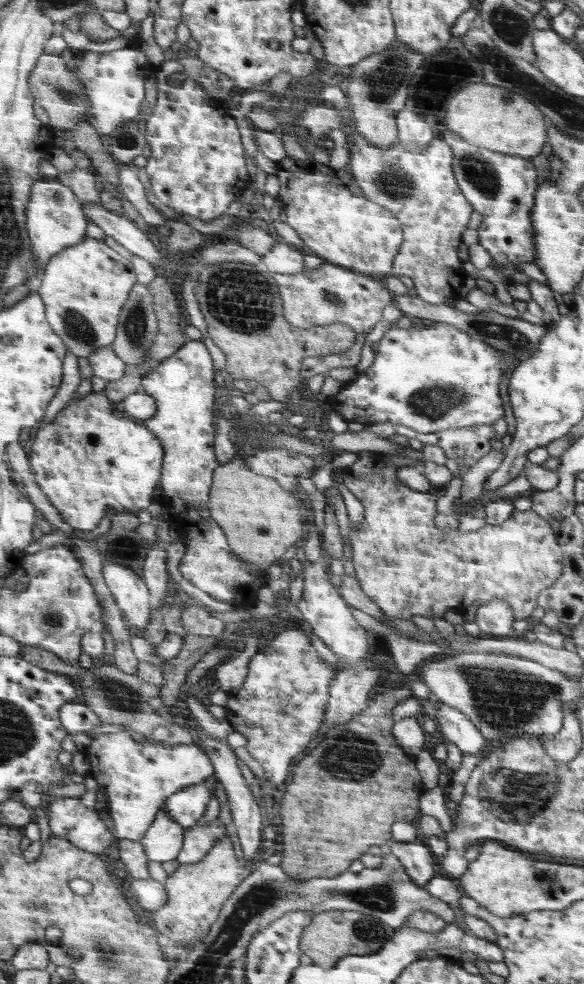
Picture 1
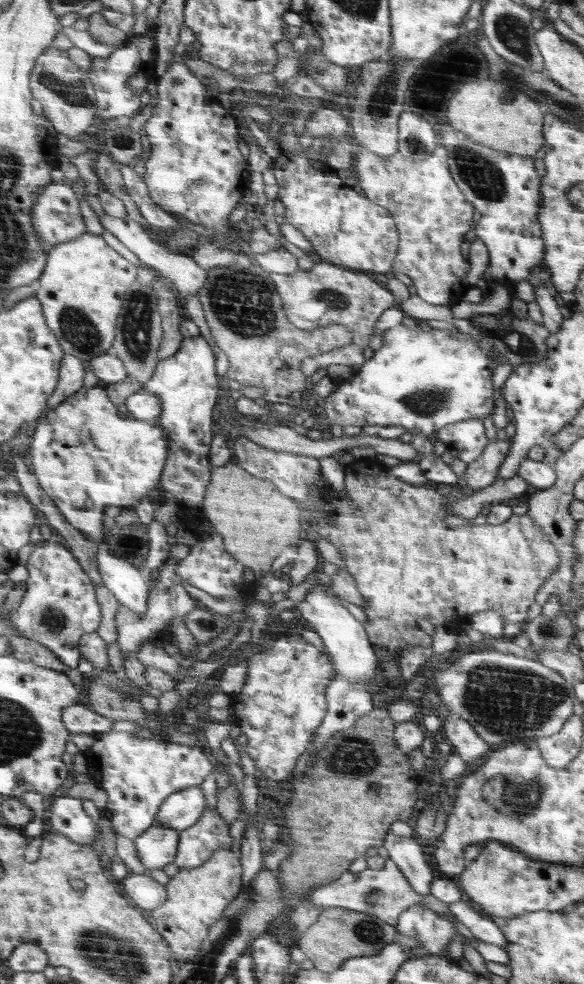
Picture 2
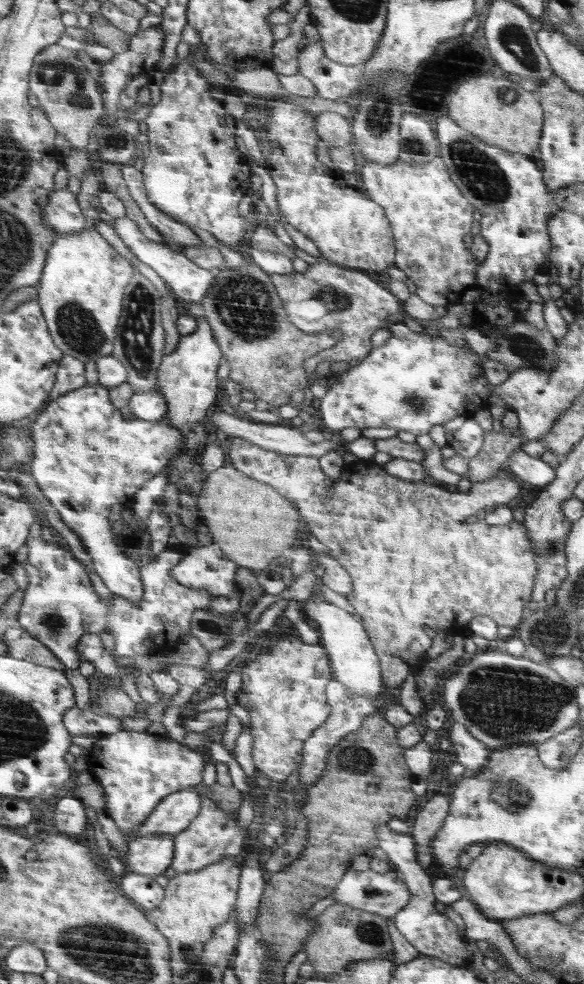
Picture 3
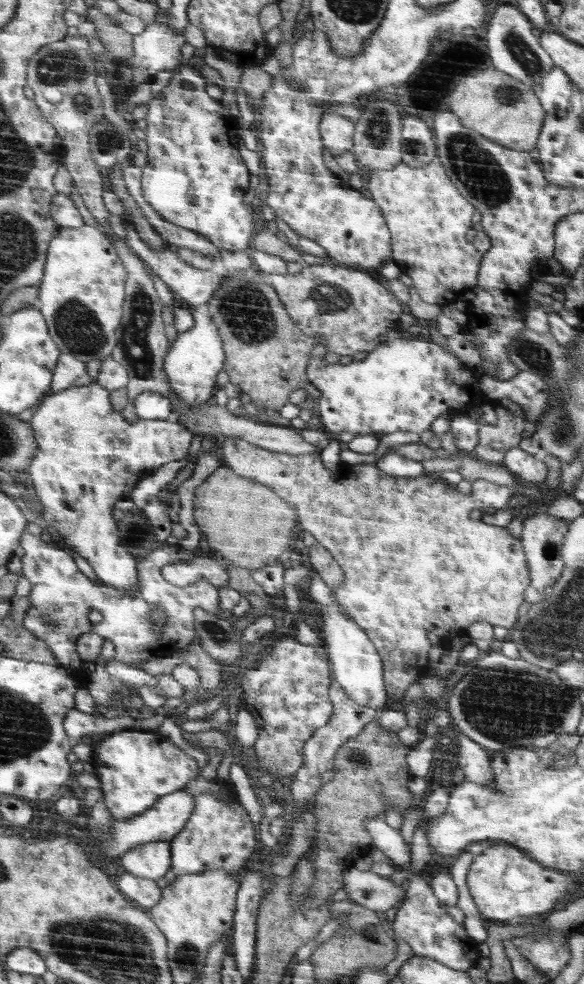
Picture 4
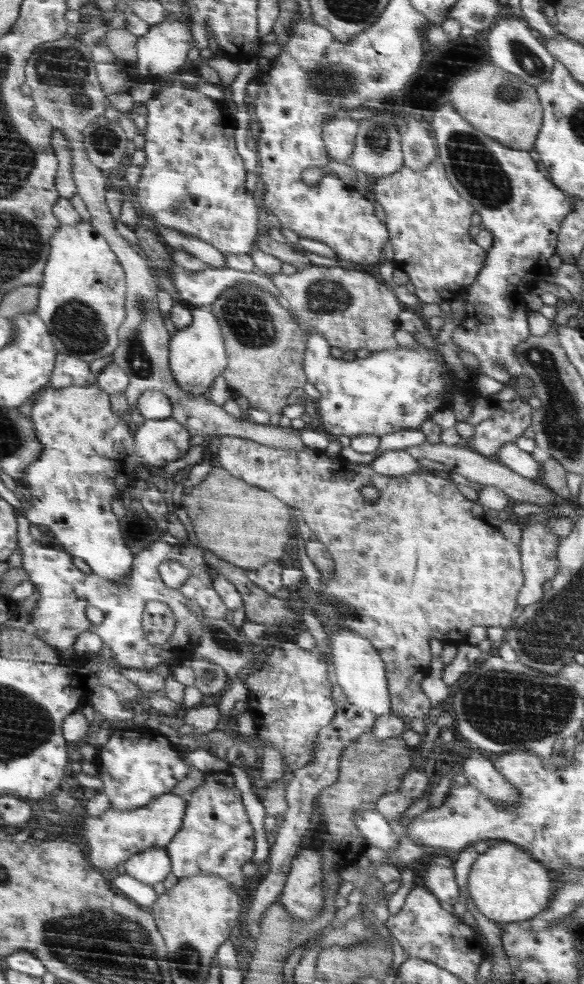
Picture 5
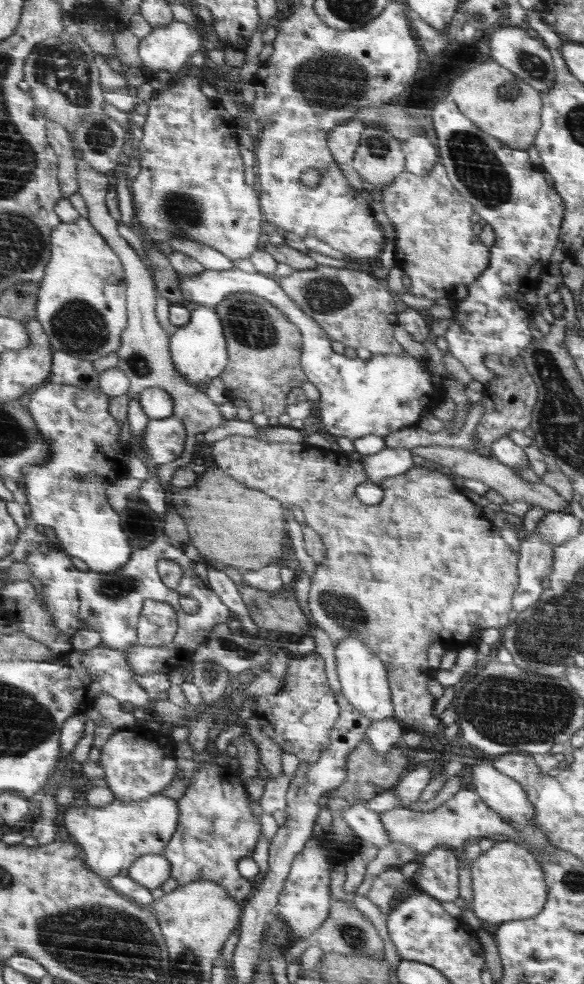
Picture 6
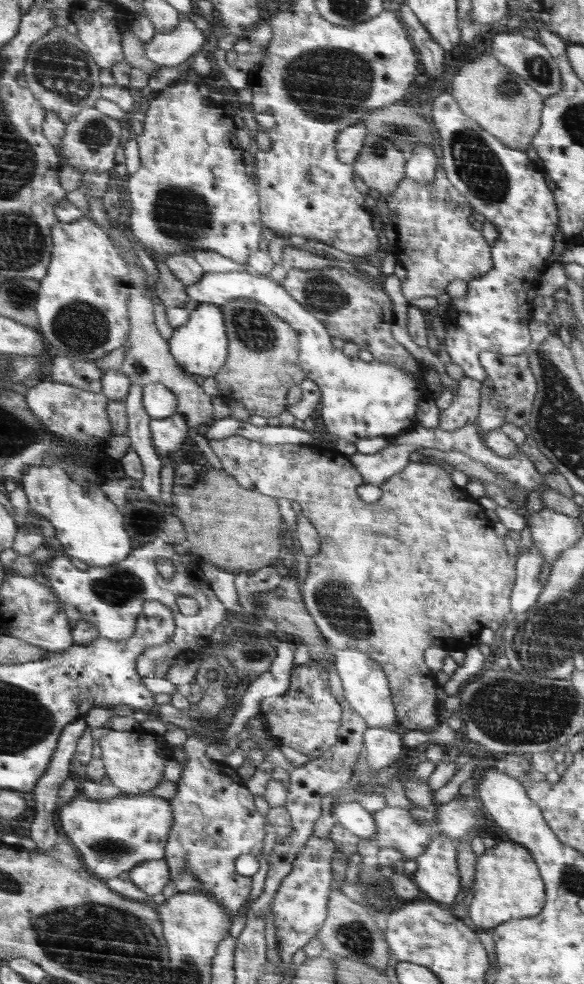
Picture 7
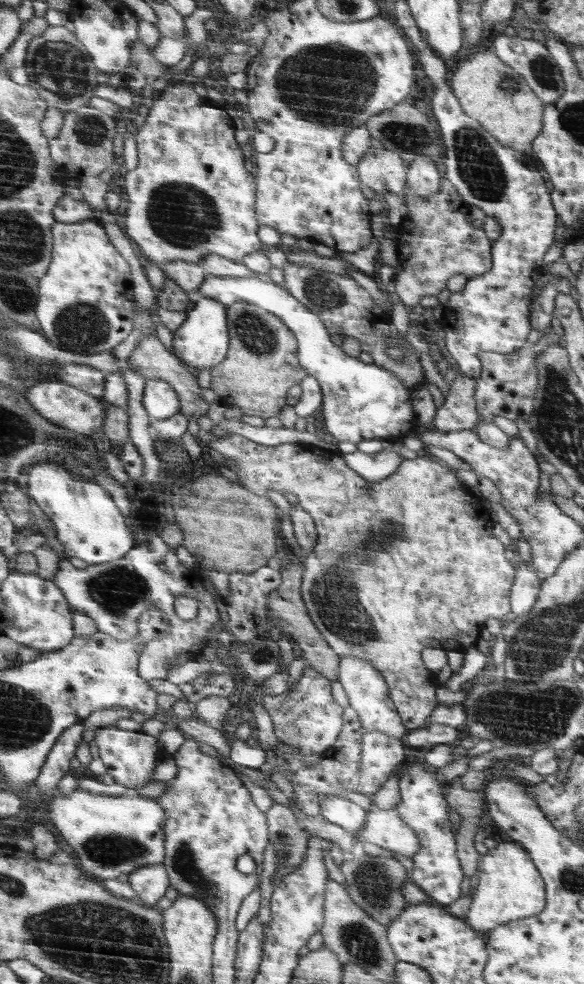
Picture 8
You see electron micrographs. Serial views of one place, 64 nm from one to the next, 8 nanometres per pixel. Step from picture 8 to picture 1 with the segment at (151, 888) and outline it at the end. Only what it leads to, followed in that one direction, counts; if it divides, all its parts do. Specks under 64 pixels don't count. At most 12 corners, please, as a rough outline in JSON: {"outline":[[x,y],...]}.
{"outline":[[164,806],[142,840],[149,859],[178,859],[187,831]]}

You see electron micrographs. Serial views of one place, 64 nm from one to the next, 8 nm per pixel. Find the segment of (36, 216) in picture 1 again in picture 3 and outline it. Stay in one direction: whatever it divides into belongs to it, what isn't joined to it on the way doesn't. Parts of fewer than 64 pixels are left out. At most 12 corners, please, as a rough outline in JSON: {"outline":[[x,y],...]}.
{"outline":[[58,188],[45,220],[58,235],[82,232],[88,222],[74,192]]}

